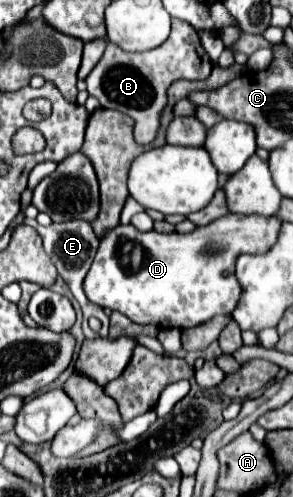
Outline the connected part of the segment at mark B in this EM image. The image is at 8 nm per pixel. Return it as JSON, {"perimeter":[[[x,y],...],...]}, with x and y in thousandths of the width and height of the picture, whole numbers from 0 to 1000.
{"perimeter":[[[590,40],[584,72],[536,97],[502,105],[427,105],[399,89],[365,85],[365,97],[331,133],[290,157],[304,193],[324,193],[345,217],[420,225],[461,241],[468,290],[515,290],[549,254],[549,229],[570,209],[570,177],[611,161],[700,161],[727,141],[727,125],[700,101],[679,97],[679,68],[631,40]]]}

